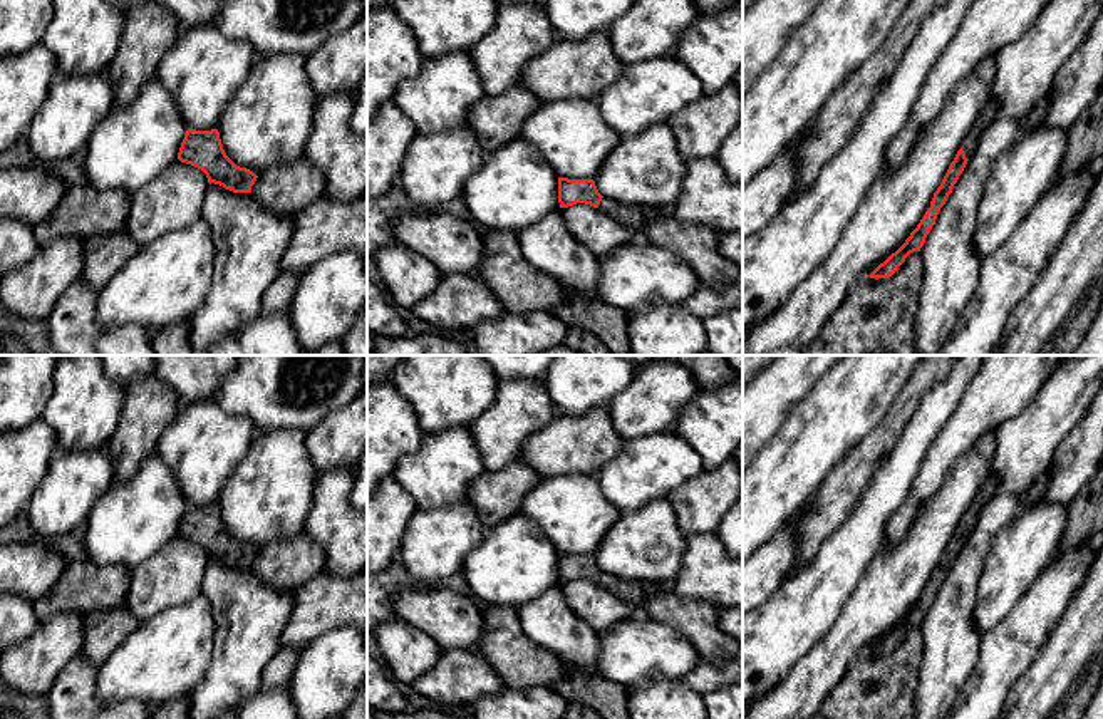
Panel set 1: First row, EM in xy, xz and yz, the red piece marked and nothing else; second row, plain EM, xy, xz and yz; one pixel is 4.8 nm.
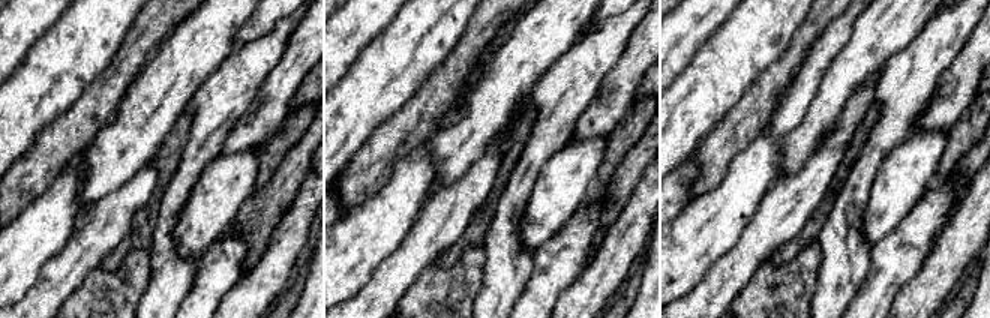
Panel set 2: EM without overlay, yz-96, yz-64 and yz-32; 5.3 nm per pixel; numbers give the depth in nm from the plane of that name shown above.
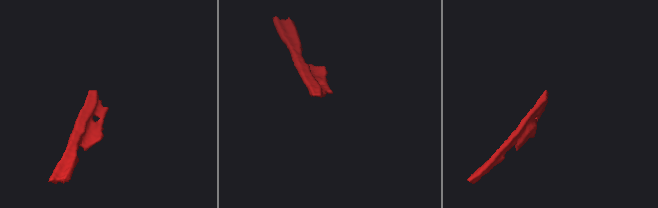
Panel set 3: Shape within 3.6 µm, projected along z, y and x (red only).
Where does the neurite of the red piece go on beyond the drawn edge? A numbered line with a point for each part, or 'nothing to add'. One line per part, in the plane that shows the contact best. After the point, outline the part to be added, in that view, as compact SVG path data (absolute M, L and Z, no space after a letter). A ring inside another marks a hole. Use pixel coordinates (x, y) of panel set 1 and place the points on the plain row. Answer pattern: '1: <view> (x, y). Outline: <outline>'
1: yz (986, 491). Outline: M991 476L977 491L974 501L969 504L969 508L964 511L961 523L966 528L966 533L969 535L981 515L981 510L989 504L997 488L997 479Z

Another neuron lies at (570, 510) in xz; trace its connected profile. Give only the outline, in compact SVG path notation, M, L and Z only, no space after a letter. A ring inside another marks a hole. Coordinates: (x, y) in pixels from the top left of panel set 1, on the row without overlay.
M588 474L541 478L525 494L520 513L545 533L558 553L568 555L595 555L620 518L620 511L603 498L597 476Z

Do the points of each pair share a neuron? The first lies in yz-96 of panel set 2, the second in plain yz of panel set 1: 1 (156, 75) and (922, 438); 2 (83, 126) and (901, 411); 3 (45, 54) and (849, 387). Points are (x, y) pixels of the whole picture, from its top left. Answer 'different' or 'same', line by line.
1: different
2: same
3: same

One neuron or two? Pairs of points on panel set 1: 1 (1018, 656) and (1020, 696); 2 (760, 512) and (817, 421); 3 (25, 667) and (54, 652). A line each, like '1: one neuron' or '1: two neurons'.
1: two neurons
2: one neuron
3: one neuron

